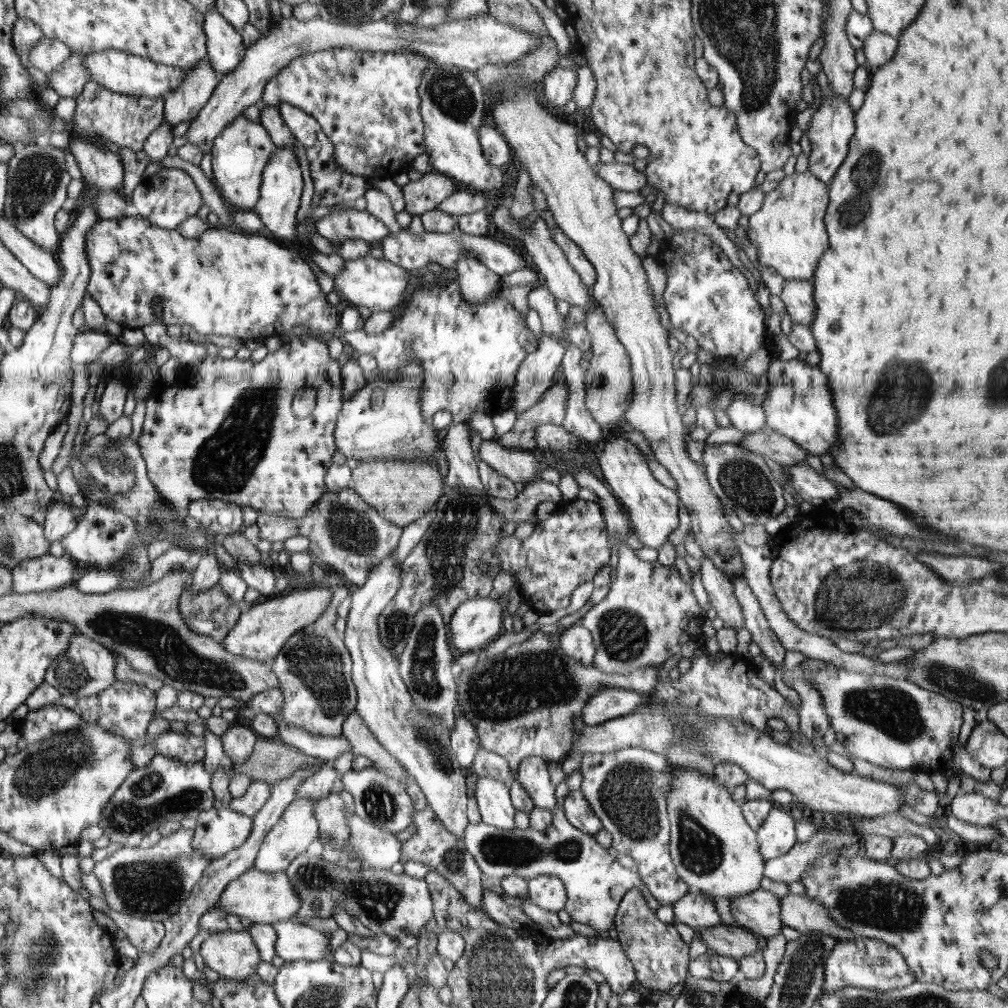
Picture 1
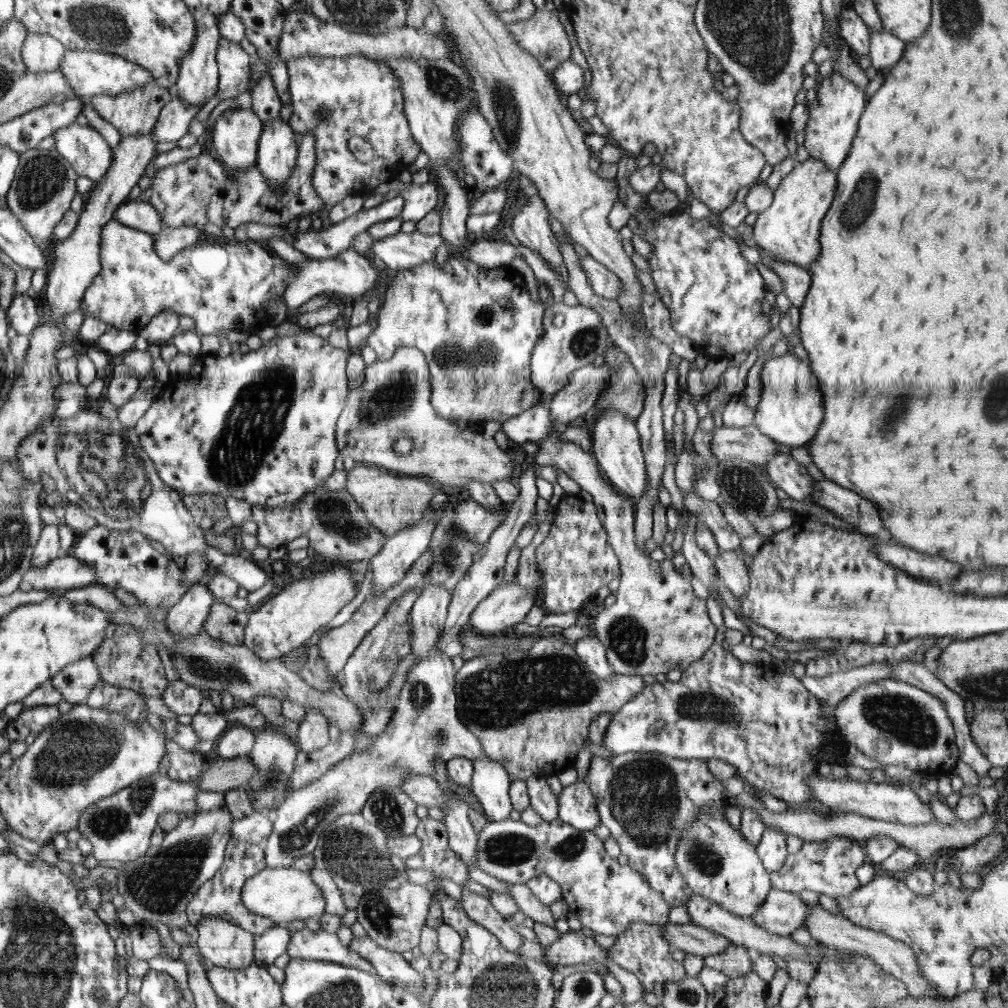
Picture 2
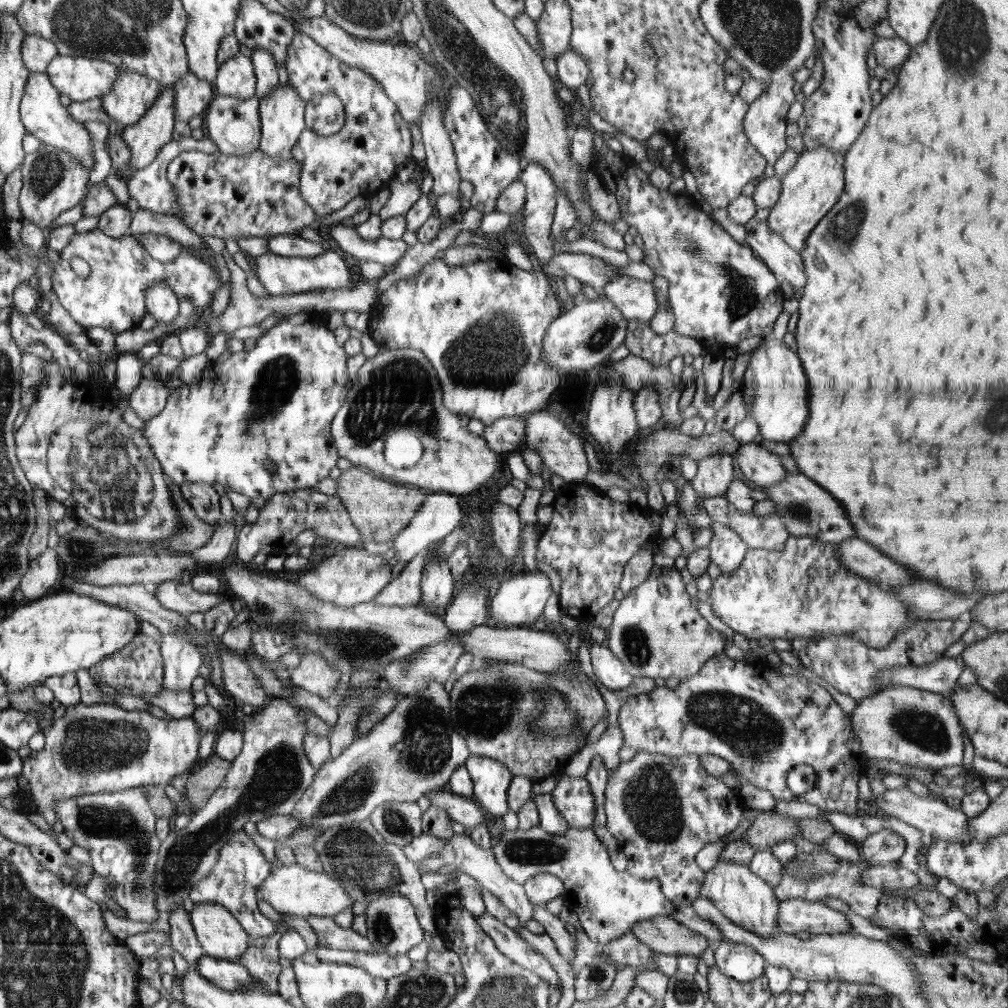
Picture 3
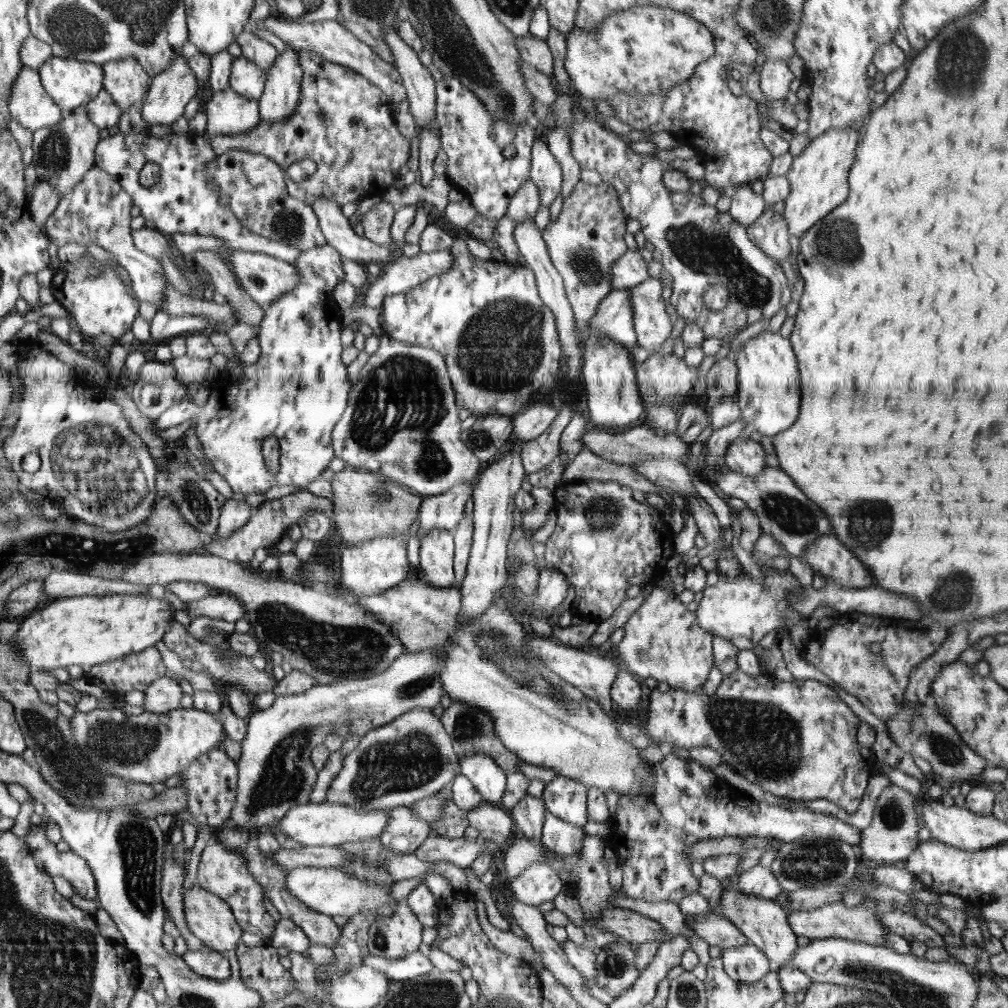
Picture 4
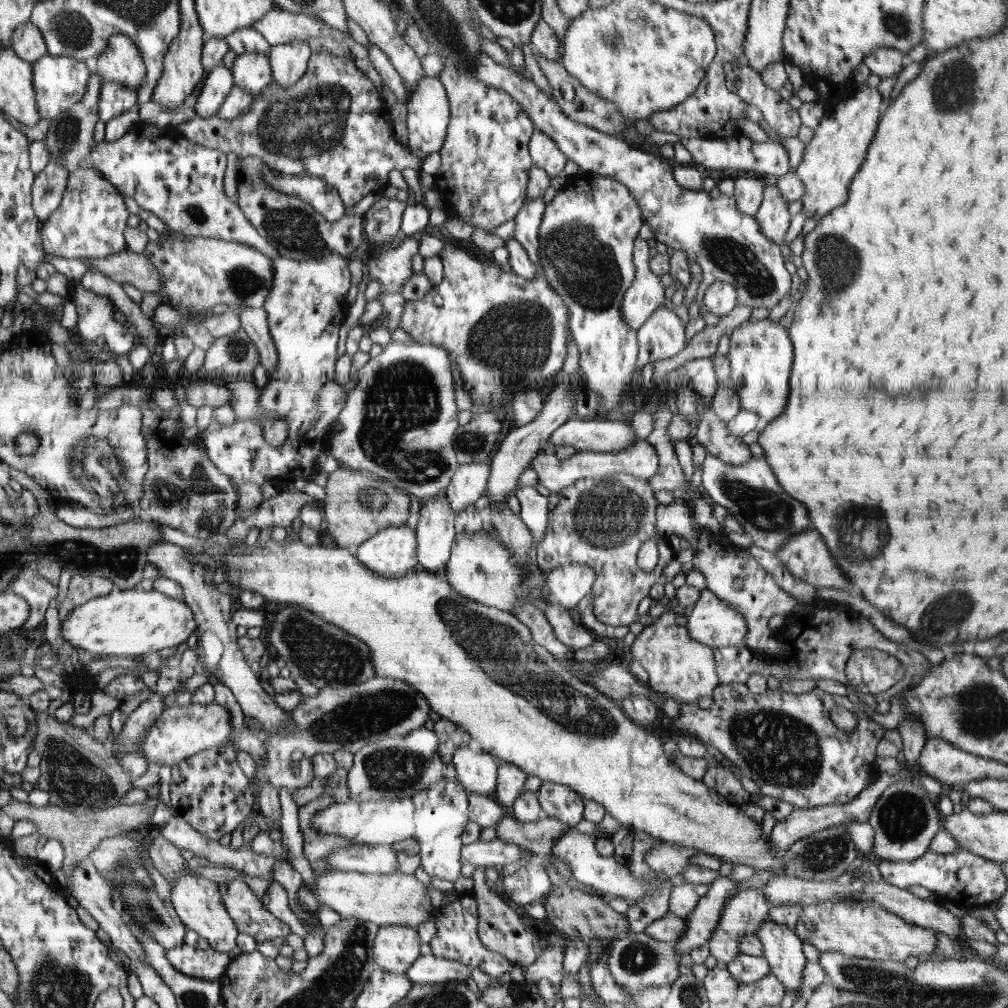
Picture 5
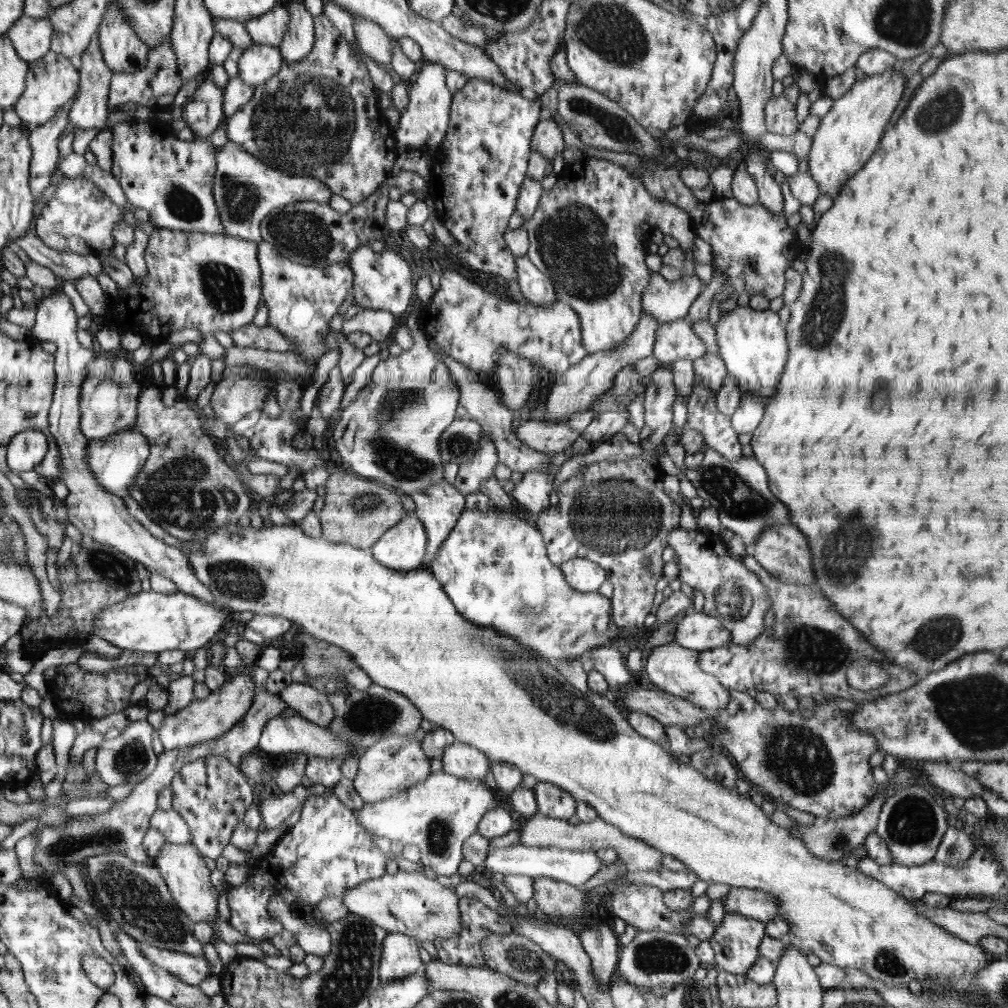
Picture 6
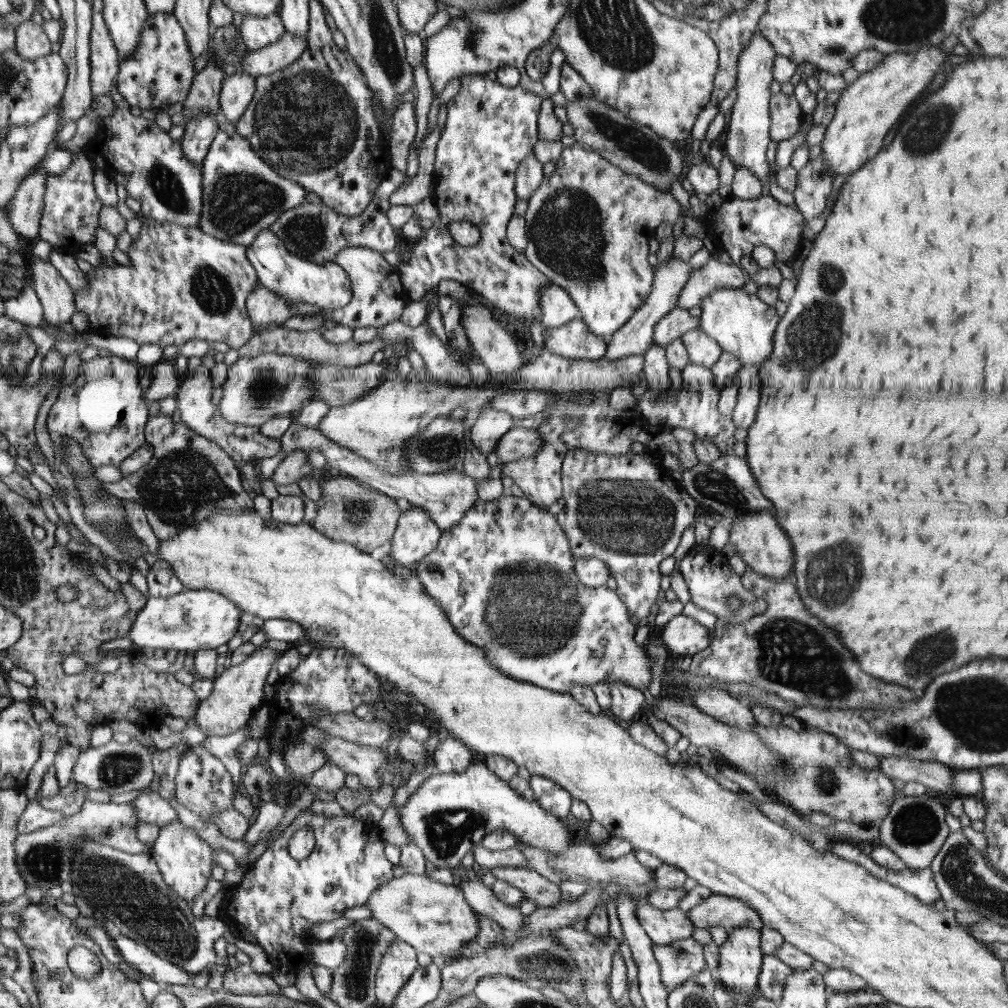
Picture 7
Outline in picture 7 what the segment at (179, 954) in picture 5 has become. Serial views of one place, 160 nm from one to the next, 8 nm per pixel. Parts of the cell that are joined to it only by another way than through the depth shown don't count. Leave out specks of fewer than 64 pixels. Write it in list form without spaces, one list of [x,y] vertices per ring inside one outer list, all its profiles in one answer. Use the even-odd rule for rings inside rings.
[[[120,934],[113,940],[118,954],[132,965],[138,977],[150,978],[160,985],[186,985],[193,982],[194,974],[158,956],[153,949],[133,937]]]

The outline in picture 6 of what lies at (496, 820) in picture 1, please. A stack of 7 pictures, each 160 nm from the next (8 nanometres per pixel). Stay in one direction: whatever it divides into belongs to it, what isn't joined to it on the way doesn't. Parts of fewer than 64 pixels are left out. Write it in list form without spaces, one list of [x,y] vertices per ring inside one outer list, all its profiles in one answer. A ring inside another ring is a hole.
[[[455,740],[444,749],[443,771],[459,779],[483,782],[489,780],[491,762],[481,750]]]

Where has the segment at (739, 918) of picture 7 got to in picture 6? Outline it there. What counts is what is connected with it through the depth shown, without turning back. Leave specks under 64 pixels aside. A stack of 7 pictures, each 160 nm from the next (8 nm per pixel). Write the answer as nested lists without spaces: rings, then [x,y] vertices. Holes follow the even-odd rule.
[[[732,887],[724,898],[726,913],[737,912],[764,924],[779,914],[775,896],[763,890]]]

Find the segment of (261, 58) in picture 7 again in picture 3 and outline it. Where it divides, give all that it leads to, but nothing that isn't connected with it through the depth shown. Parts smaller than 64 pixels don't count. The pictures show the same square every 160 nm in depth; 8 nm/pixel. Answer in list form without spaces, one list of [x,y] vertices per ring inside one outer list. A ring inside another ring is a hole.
[[[236,54],[224,62],[213,83],[214,94],[234,96],[238,99],[255,97],[256,74],[249,57]]]

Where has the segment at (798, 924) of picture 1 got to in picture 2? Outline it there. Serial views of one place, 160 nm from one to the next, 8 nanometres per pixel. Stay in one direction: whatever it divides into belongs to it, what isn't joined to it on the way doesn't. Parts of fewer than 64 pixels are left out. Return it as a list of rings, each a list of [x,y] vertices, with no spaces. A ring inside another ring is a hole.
[[[814,904],[809,906],[809,913],[805,918],[805,928],[810,933],[813,941],[821,942],[826,946],[848,950],[856,955],[862,955],[881,966],[888,974],[895,976],[907,986],[907,991],[912,996],[928,995],[937,999],[948,999],[939,993],[933,982],[921,974],[919,964],[914,956],[913,950],[907,944],[888,936],[882,932],[876,932],[867,928],[859,927],[850,922],[843,915],[837,915],[826,911],[822,905]]]

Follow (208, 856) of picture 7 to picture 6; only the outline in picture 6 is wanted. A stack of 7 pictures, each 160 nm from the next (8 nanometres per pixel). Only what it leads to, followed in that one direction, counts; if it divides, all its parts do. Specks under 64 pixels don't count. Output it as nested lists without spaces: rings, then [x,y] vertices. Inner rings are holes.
[[[165,841],[165,845],[154,858],[154,865],[160,869],[173,899],[177,901],[178,908],[194,923],[208,922],[212,926],[213,920],[218,916],[218,892],[210,882],[210,870],[206,868],[200,854],[192,841],[188,844],[172,844]]]

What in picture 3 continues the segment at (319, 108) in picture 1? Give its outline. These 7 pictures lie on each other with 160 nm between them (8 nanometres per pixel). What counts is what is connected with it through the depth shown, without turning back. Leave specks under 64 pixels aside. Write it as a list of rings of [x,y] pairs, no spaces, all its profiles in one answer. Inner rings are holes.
[[[302,33],[295,34],[288,45],[286,73],[289,75],[292,87],[302,92],[304,103],[308,103],[316,96],[334,94],[338,96],[345,109],[345,124],[339,132],[322,136],[306,127],[299,137],[299,142],[288,154],[288,160],[303,164],[304,169],[301,172],[298,188],[304,200],[312,206],[313,211],[320,217],[331,214],[344,208],[357,196],[372,197],[391,186],[396,181],[396,168],[407,164],[412,159],[412,134],[408,129],[409,125],[402,119],[384,88],[368,73],[337,60],[337,57],[326,52],[326,49],[312,37]]]

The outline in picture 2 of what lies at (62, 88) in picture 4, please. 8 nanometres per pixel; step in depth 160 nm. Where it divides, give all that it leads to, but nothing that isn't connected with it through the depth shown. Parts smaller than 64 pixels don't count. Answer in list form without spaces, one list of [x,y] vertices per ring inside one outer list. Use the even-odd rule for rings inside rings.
[[[68,49],[60,62],[59,69],[64,74],[64,78],[68,80],[70,88],[78,96],[89,100],[100,95],[122,95],[123,93],[134,91],[136,87],[144,87],[144,85],[153,82],[152,74],[148,70],[144,70],[142,66],[124,60],[122,56],[106,54],[106,52],[73,51]]]

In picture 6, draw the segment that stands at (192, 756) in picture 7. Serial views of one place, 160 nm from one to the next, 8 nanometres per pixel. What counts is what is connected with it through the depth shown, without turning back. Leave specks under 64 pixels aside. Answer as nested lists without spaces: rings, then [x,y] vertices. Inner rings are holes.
[[[208,753],[206,756],[182,765],[176,771],[170,787],[173,809],[179,812],[186,824],[189,824],[189,829],[193,834],[192,842],[198,847],[201,854],[217,860],[222,854],[224,846],[231,842],[234,829],[243,822],[246,811],[253,805],[254,792],[248,783],[247,776],[240,767],[234,766],[224,755]]]

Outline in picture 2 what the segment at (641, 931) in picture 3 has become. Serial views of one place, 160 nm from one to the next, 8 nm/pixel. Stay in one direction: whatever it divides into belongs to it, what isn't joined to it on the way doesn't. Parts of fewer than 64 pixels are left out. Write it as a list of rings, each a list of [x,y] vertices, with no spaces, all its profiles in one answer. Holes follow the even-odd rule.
[[[668,922],[663,925],[663,935],[667,938],[667,941],[671,944],[673,950],[680,949],[686,954],[703,957],[724,952],[732,943],[731,940],[726,939],[725,936],[722,936],[721,934],[692,924]]]

